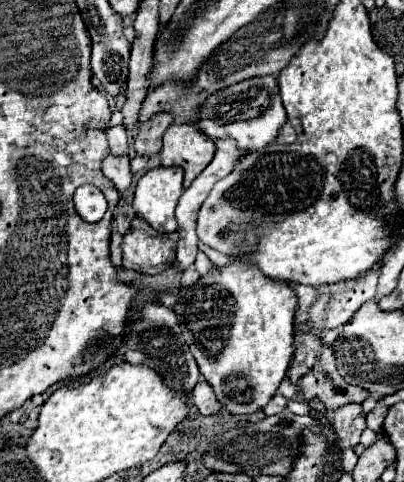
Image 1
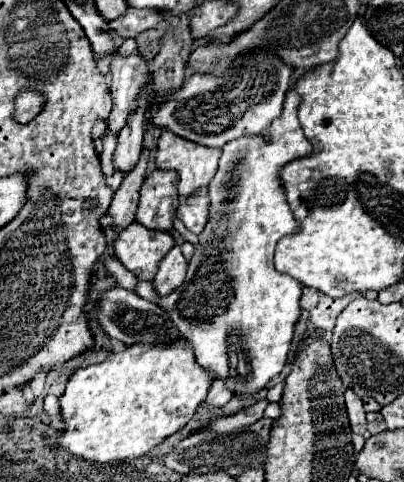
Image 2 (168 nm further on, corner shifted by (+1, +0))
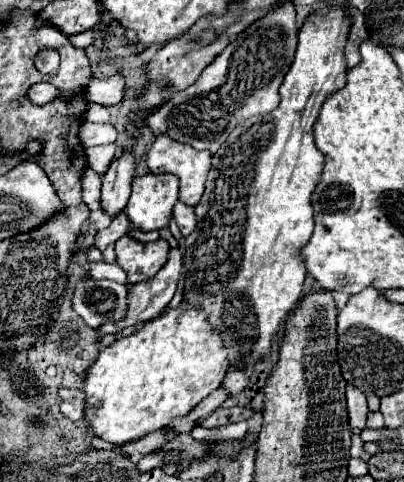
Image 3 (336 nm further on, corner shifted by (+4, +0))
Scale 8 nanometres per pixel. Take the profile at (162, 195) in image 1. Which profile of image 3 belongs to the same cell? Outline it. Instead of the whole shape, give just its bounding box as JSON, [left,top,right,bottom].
[124,174,178,232]

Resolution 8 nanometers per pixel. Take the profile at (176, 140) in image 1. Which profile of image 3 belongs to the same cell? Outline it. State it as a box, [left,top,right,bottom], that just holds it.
[146,134,210,206]

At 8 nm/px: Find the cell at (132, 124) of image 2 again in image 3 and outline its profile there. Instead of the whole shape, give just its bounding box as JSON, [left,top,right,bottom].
[102,152,134,218]

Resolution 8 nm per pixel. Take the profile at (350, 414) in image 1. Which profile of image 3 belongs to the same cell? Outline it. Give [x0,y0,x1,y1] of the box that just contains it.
[346,386,368,430]

